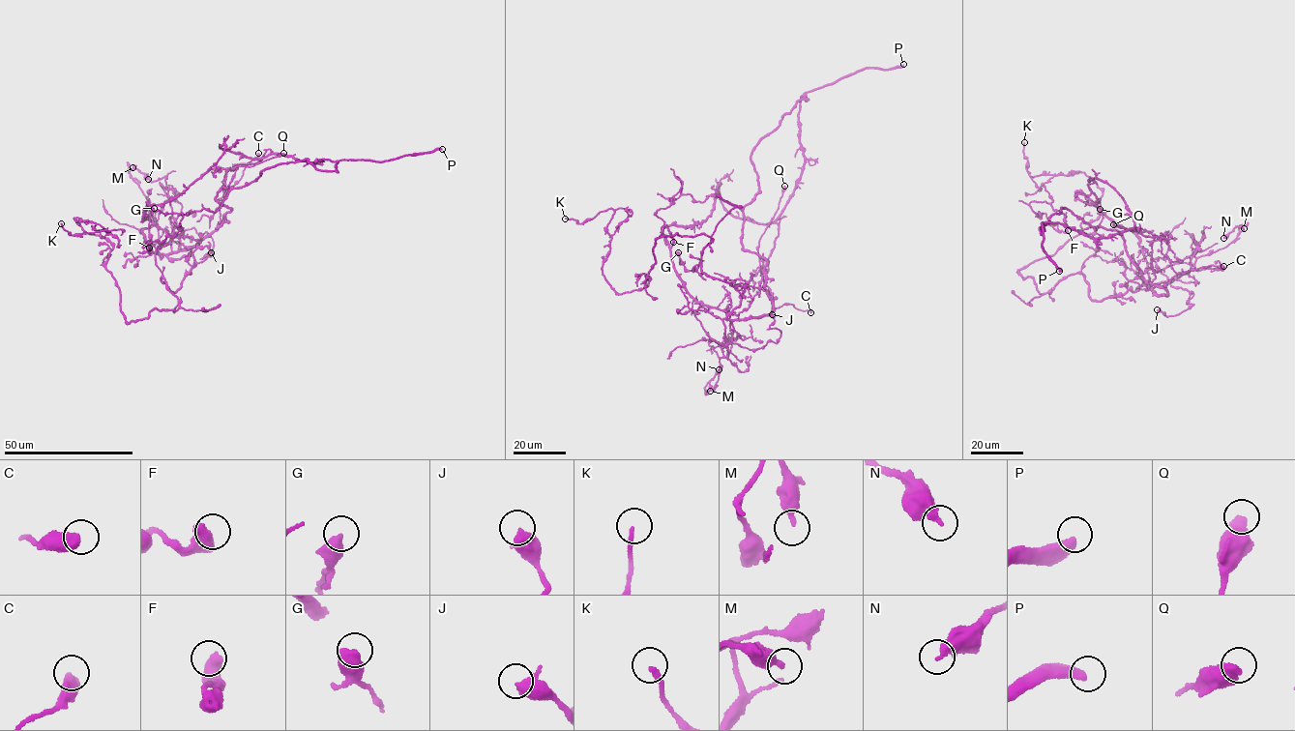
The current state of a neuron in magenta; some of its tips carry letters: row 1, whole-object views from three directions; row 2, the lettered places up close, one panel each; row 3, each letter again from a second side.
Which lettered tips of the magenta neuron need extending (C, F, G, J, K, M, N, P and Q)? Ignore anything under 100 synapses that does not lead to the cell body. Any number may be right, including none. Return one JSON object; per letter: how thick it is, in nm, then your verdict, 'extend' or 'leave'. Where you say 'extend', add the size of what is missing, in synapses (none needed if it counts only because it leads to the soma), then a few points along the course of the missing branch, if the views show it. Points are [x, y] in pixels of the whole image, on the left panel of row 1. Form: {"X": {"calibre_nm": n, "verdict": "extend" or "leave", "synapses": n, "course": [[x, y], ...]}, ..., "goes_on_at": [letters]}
{"C": {"calibre_nm": 500, "verdict": "leave"}, "F": {"calibre_nm": 650, "verdict": "leave"}, "G": {"calibre_nm": 550, "verdict": "leave"}, "J": {"calibre_nm": 380, "verdict": "leave"}, "K": {"calibre_nm": 170, "verdict": "leave"}, "M": {"calibre_nm": 400, "verdict": "leave"}, "N": {"calibre_nm": 400, "verdict": "leave"}, "P": {"calibre_nm": 420, "verdict": "extend", "course": [[442, 149], [452, 154], [462, 143], [477, 139], [475, 136]]}, "Q": {"calibre_nm": 480, "verdict": "leave"}, "goes_on_at": ["P"]}

